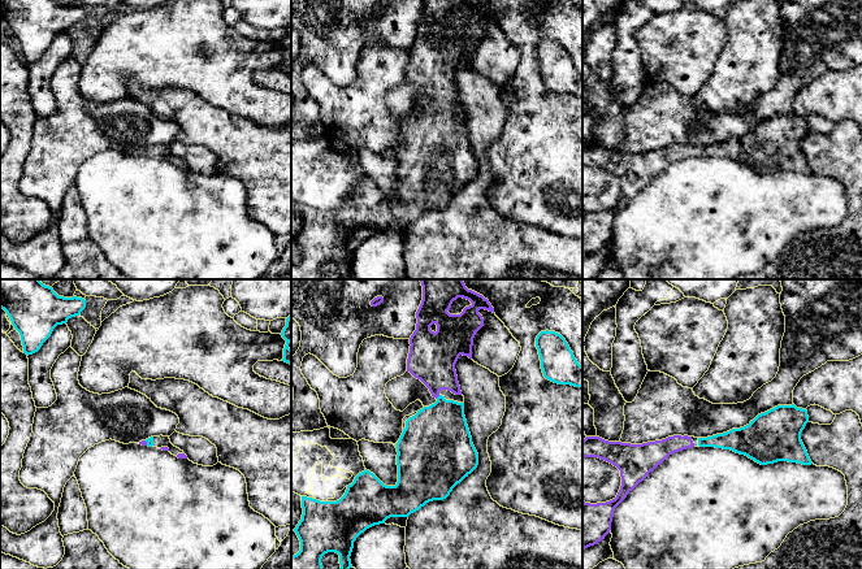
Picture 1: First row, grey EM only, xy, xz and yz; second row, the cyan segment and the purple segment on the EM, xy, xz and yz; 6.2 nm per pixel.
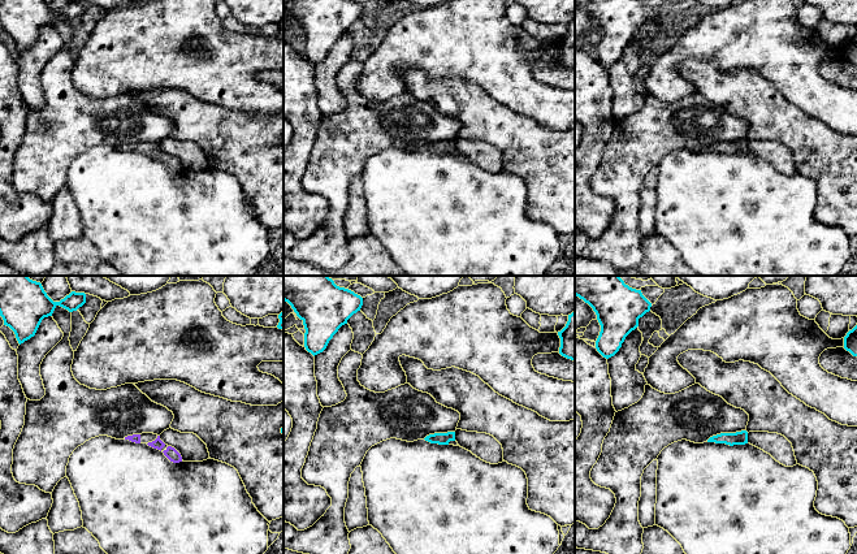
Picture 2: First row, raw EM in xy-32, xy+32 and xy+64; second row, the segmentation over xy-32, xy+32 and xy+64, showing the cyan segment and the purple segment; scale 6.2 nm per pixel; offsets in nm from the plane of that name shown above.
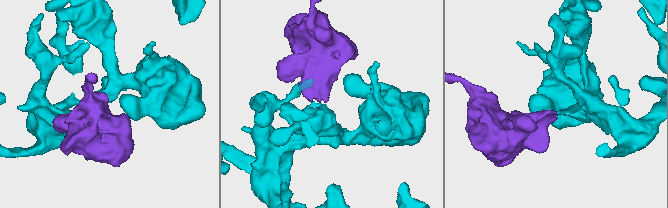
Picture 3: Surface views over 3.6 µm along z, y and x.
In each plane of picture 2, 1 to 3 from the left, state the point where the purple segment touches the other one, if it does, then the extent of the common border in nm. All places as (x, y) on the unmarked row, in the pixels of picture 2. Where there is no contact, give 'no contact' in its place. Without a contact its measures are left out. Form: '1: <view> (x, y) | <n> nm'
1: no contact
2: no contact
3: no contact

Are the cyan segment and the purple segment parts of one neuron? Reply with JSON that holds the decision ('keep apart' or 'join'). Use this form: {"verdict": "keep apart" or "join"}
{"verdict": "join"}

